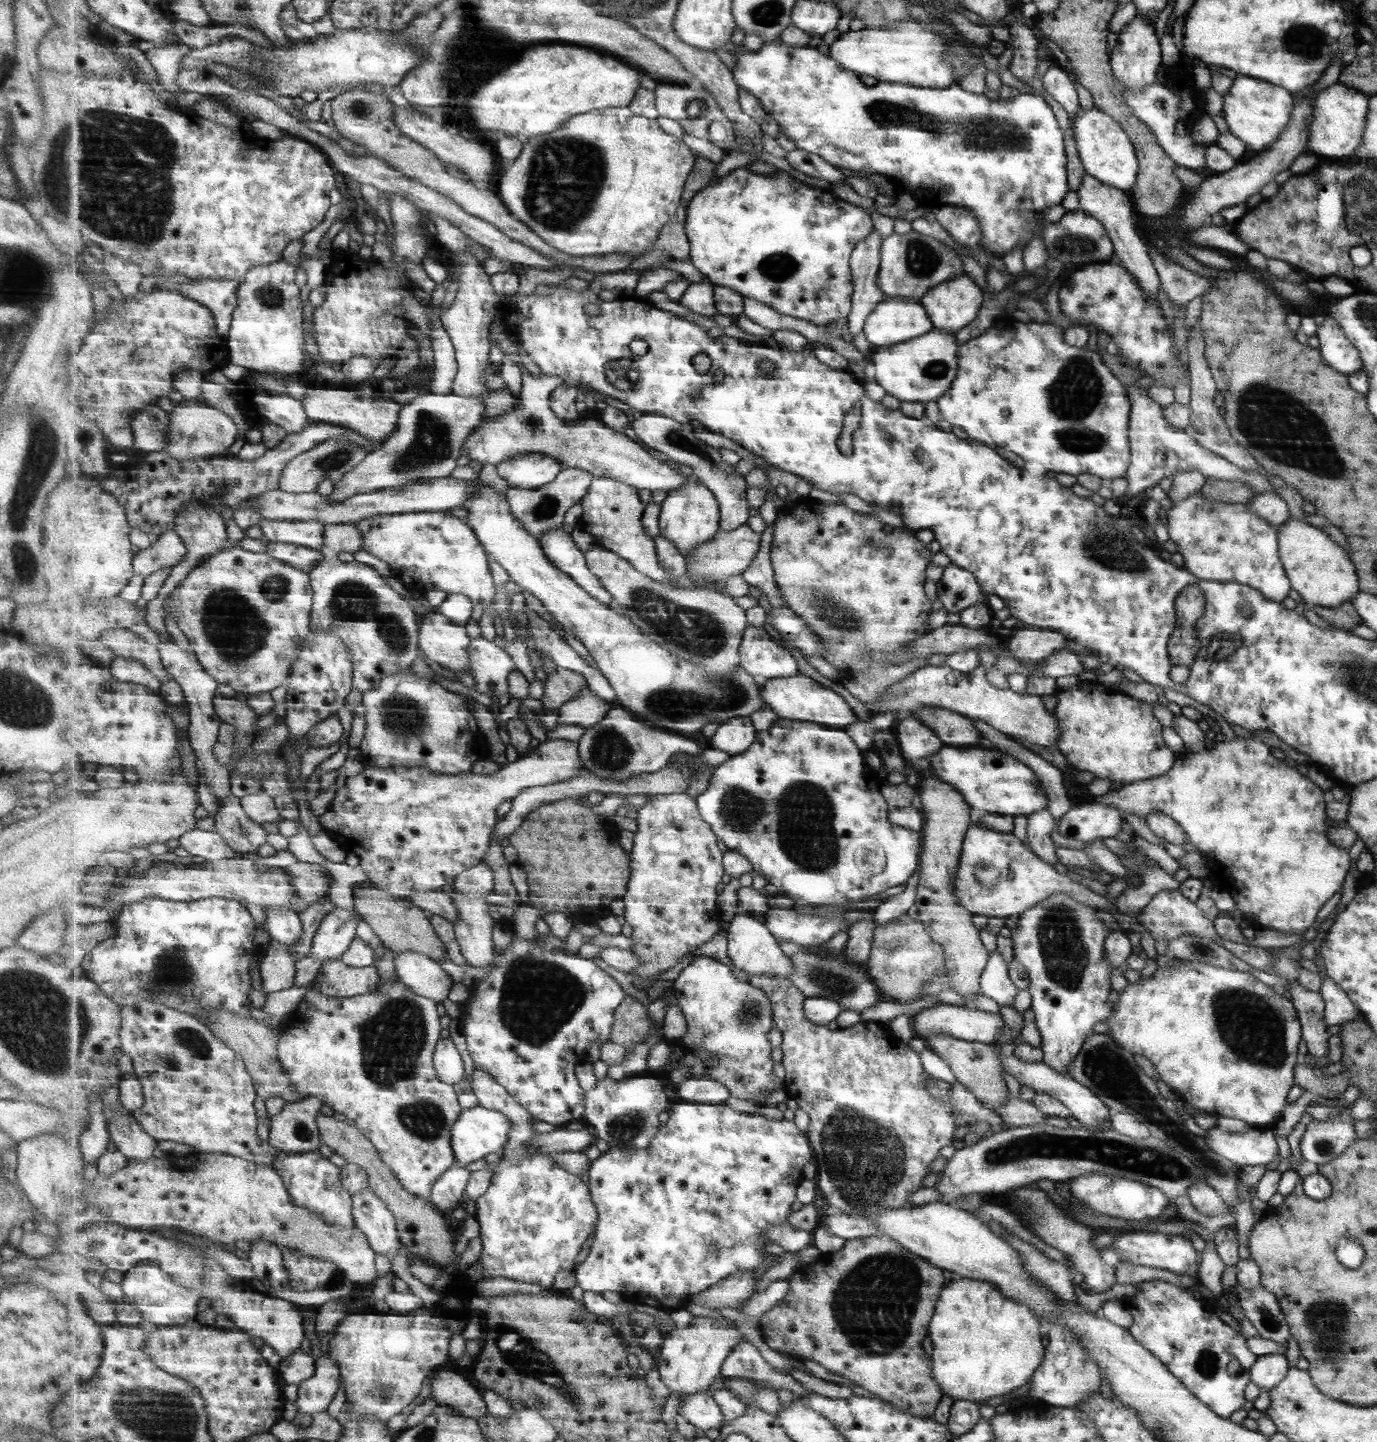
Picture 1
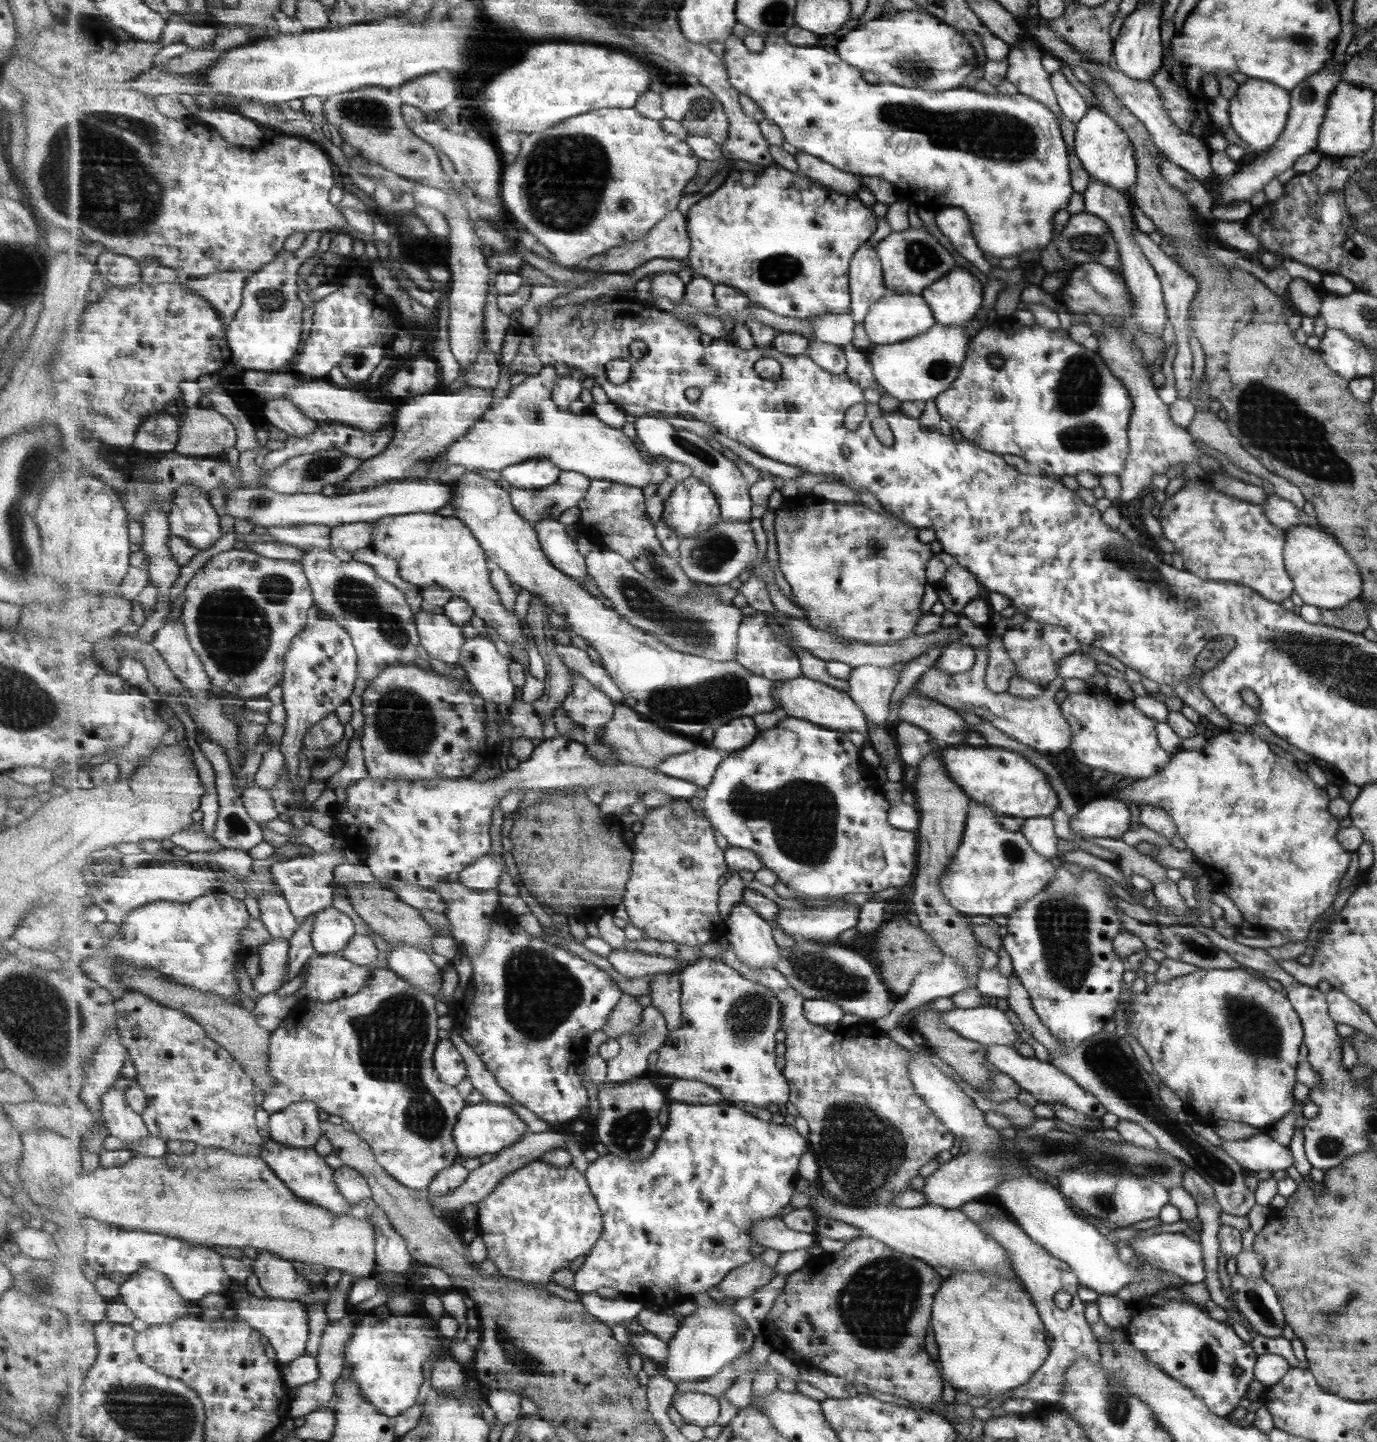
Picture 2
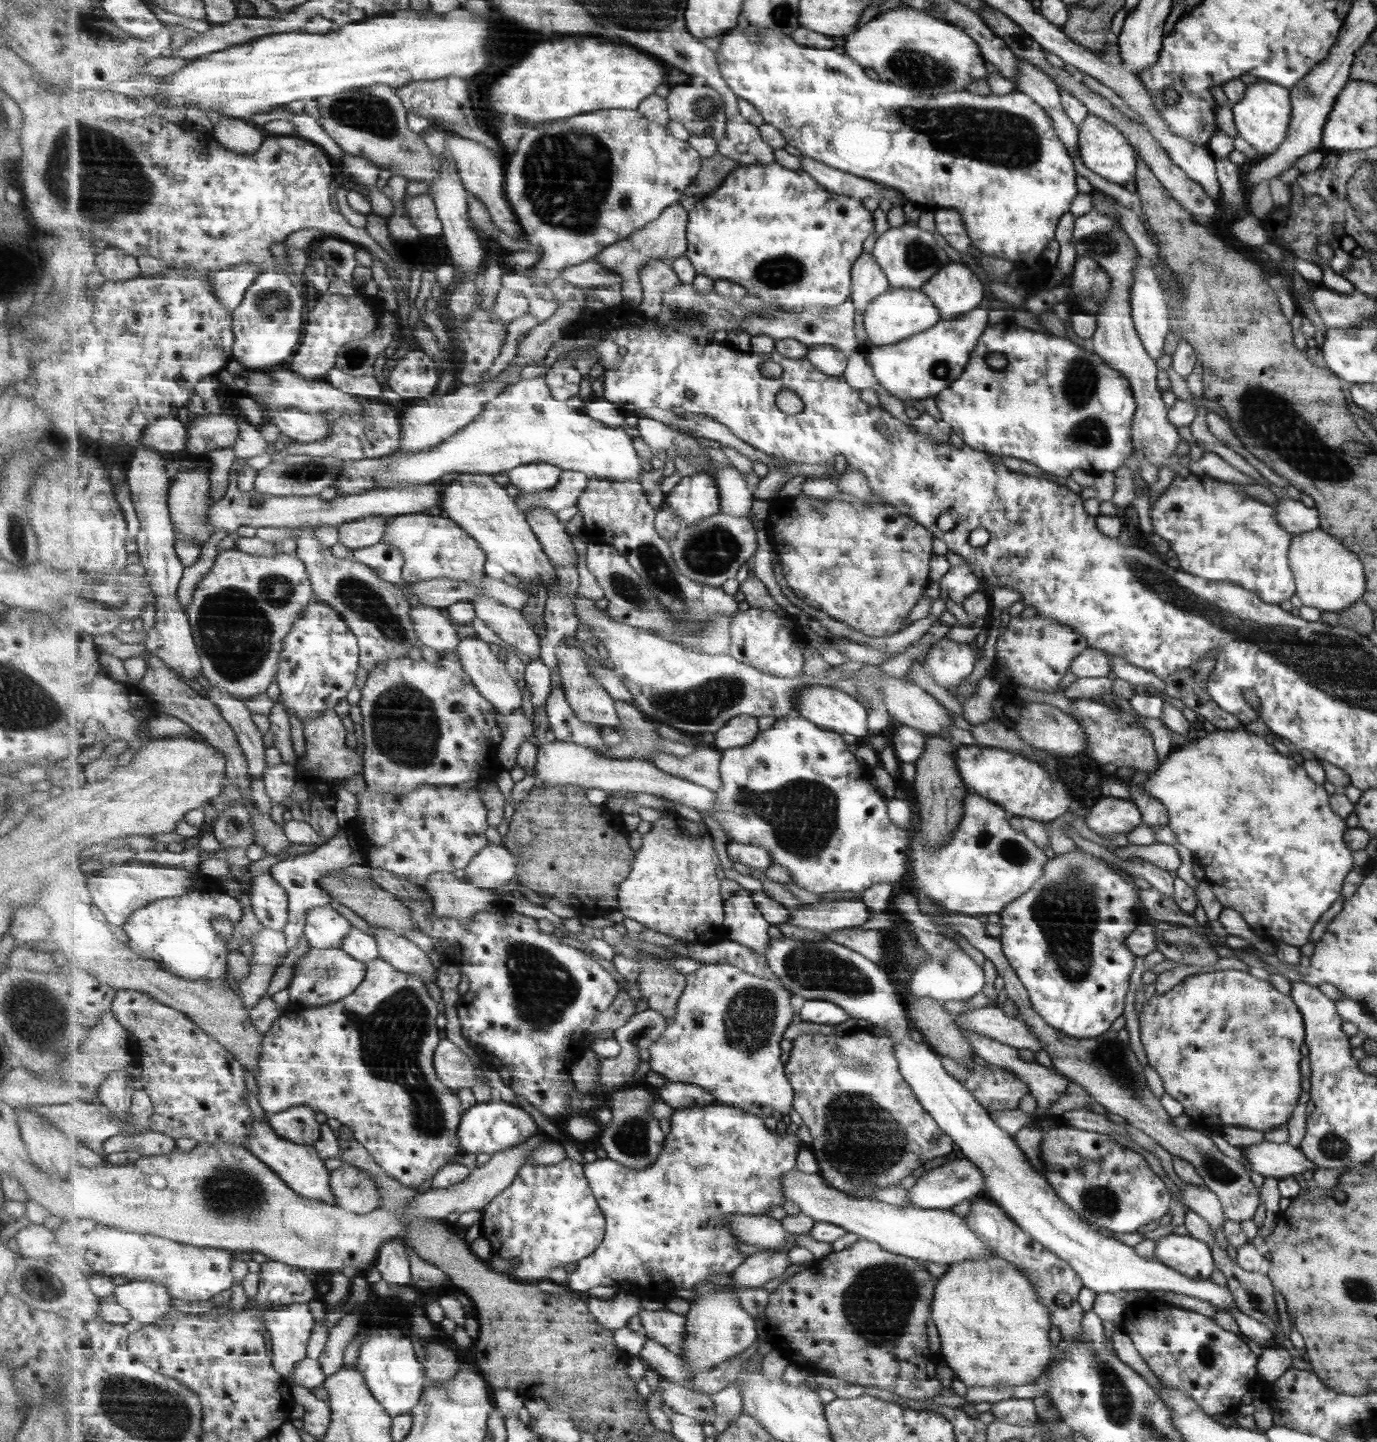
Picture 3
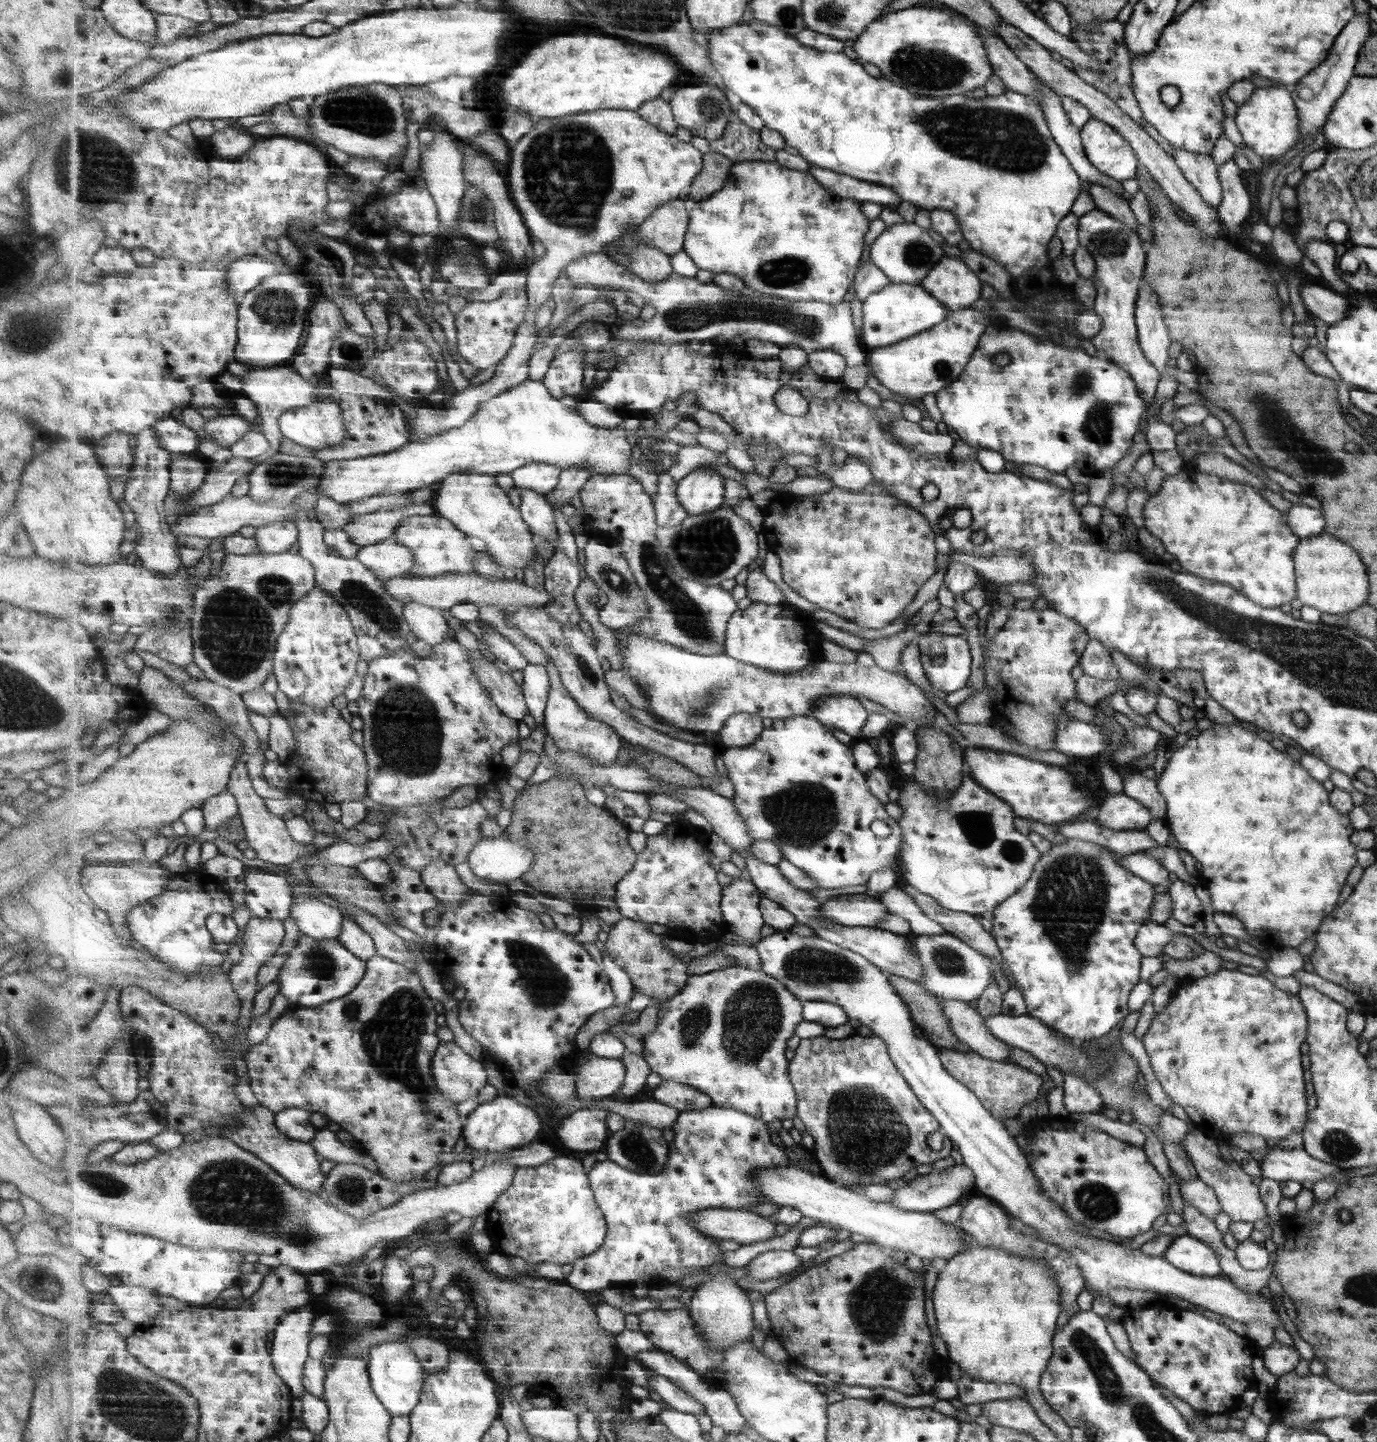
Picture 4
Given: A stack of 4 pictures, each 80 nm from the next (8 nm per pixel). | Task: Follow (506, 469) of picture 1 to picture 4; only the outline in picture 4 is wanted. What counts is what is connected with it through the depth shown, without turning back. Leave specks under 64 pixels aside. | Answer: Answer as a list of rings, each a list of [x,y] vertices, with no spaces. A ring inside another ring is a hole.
[[[545,463],[521,466],[512,472],[517,489],[531,490],[541,495],[551,495],[560,481],[562,468]]]

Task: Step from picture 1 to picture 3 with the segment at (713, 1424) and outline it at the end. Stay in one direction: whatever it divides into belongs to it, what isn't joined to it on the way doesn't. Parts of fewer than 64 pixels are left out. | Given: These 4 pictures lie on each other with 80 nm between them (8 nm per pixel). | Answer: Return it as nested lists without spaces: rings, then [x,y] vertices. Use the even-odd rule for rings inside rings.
[[[667,1380],[660,1382],[660,1389],[667,1406],[674,1413],[684,1413],[701,1423],[713,1423],[718,1417],[714,1401],[709,1394],[691,1390],[686,1386],[677,1385]]]

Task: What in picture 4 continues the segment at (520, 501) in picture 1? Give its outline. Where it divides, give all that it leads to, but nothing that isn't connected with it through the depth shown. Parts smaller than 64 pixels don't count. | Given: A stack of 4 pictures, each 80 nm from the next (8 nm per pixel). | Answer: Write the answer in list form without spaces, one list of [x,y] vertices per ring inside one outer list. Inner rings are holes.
[[[574,466],[573,468],[562,469],[559,484],[551,495],[546,496],[547,501],[553,507],[571,505],[571,500],[577,494],[580,495],[583,487],[589,482],[592,476],[593,472],[590,468]]]

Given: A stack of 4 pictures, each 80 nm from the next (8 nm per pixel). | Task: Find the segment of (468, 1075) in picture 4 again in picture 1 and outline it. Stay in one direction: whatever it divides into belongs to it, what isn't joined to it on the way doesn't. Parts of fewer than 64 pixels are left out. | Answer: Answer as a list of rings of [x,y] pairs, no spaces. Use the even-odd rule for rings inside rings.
[[[449,1037],[442,1038],[434,1053],[434,1065],[438,1070],[440,1079],[447,1084],[453,1085],[461,1091],[458,1084],[467,1080],[467,1070],[461,1052],[453,1044]]]

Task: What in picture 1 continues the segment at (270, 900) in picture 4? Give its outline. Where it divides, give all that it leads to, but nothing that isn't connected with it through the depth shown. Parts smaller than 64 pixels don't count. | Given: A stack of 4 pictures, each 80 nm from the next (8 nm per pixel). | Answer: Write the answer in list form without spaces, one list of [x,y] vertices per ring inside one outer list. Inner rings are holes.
[[[275,907],[264,912],[267,914],[266,930],[273,939],[288,946],[299,942],[303,936],[303,924],[297,912],[285,907]]]

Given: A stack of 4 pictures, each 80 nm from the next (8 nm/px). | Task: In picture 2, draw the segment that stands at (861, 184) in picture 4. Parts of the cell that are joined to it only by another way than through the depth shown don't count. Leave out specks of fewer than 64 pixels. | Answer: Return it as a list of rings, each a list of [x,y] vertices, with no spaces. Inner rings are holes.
[[[798,151],[793,158],[797,158],[798,172],[801,175],[807,176],[843,195],[855,194],[858,197],[859,189],[863,186],[859,175],[843,172],[833,164],[828,164],[803,151]]]

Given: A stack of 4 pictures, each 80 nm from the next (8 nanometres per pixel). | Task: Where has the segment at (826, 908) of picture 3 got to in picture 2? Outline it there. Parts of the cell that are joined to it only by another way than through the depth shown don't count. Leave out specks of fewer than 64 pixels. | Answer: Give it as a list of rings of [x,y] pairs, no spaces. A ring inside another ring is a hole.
[[[832,903],[827,907],[804,908],[803,910],[781,910],[777,918],[777,926],[783,933],[793,938],[801,937],[807,941],[817,943],[836,943],[839,934],[843,934],[849,928],[855,928],[861,920],[861,908],[844,907],[838,903]]]

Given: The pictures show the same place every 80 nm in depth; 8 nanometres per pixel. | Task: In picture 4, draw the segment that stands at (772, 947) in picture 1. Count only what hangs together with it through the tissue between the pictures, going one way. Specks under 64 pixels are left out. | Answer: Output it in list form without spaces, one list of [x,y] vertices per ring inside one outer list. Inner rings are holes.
[[[733,879],[731,886],[724,888],[721,908],[729,930],[752,947],[764,939],[761,930],[766,925],[761,913],[759,888],[753,880]]]

